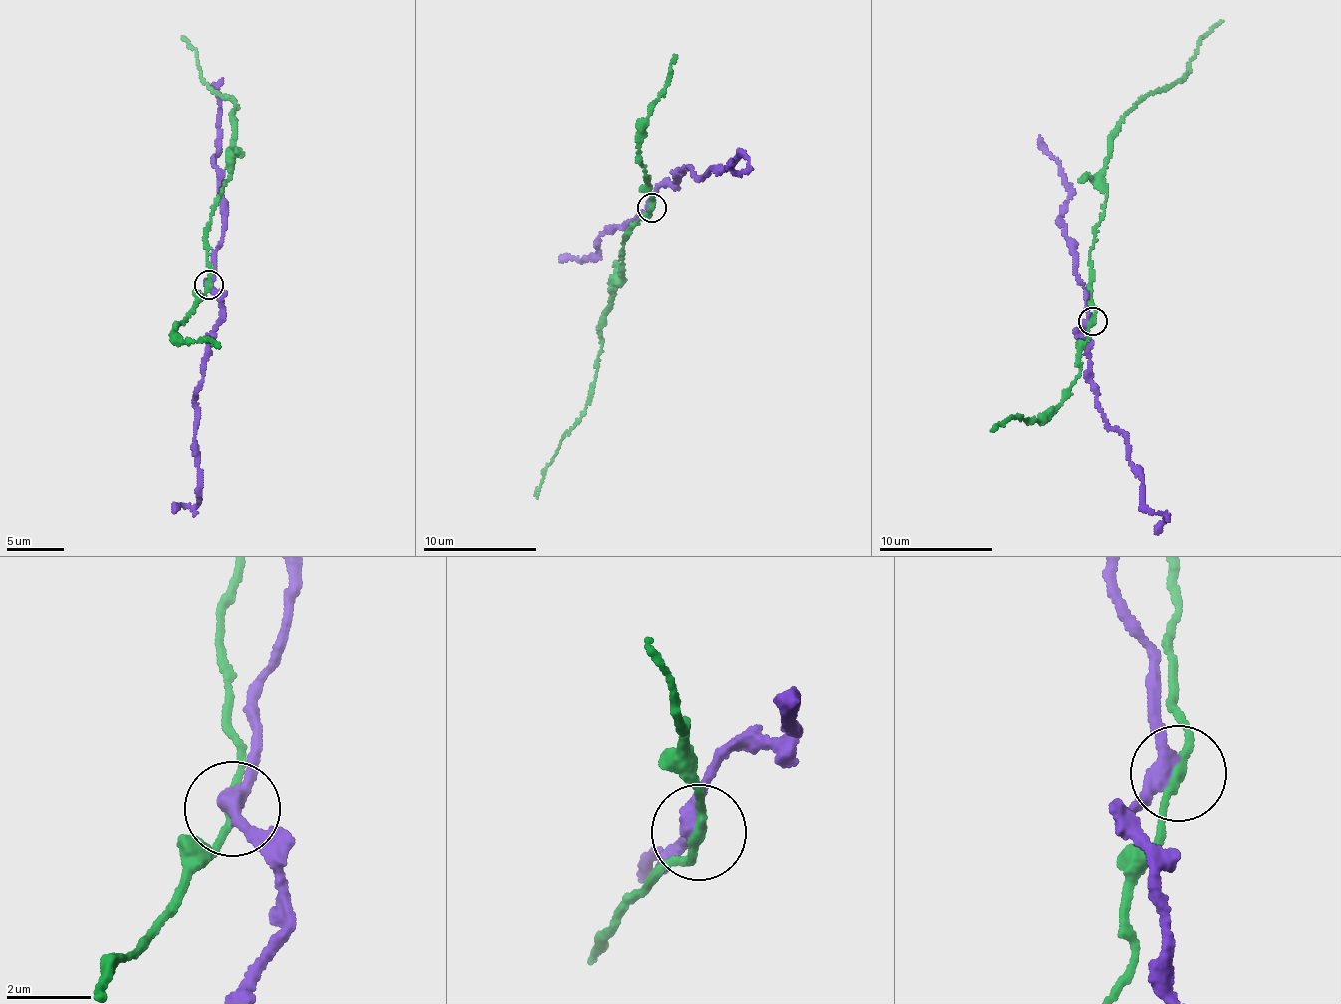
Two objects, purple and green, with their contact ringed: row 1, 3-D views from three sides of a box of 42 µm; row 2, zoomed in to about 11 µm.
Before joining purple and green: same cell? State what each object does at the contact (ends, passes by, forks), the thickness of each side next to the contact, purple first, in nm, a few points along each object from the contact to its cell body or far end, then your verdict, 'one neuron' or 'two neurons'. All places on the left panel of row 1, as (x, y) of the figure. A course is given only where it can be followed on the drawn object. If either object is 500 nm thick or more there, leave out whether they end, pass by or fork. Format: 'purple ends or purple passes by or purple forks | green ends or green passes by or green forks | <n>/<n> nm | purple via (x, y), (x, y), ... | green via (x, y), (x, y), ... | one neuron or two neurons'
purple passes by | green passes by | 360/220 nm | purple via (209, 284), (224, 319), (214, 330), (193, 398), (199, 504), (196, 508), (180, 506), (174, 511) | green via (209, 284), (204, 229), (217, 195), (228, 178), (237, 106), (201, 81), (196, 49), (183, 38) | two neurons

